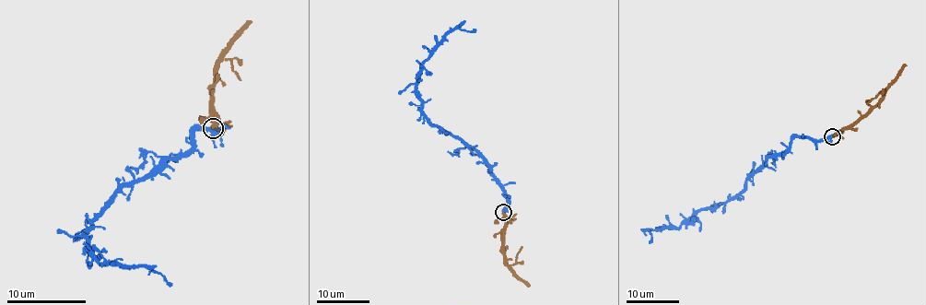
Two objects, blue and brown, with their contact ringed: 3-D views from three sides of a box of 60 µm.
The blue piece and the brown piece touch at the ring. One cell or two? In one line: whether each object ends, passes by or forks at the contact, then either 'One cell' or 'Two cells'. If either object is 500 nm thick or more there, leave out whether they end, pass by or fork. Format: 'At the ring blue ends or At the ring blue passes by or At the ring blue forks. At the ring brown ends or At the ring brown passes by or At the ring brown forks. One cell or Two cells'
At the ring blue ends. At the ring brown ends. One cell

